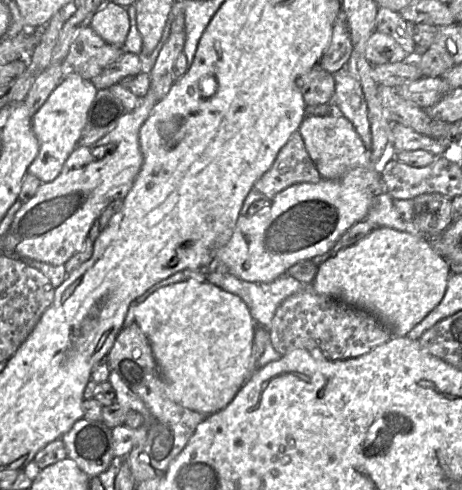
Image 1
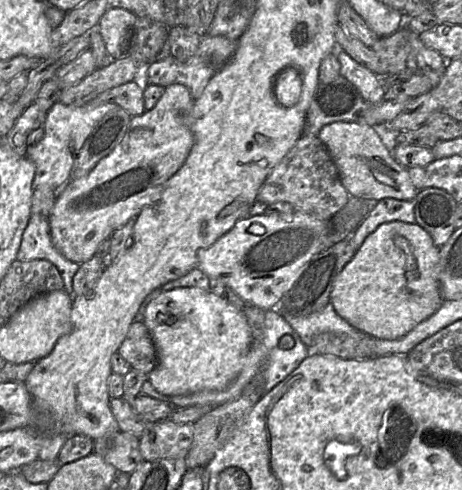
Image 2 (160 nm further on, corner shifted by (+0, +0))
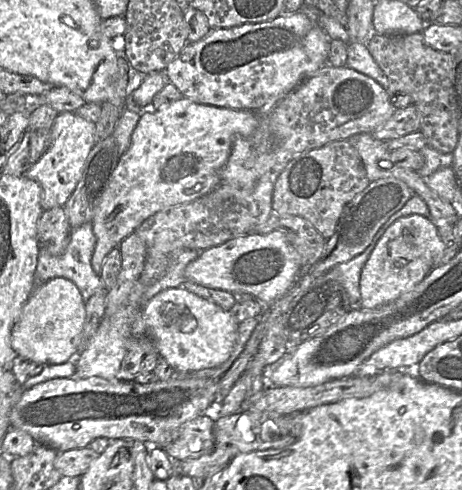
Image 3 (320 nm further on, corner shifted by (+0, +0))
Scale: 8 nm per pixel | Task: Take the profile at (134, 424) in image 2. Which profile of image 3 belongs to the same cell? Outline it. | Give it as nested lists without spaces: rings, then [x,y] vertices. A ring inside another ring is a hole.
[[[203,414],[182,424],[173,434],[173,440],[163,449],[174,464],[200,458],[215,449],[214,419]]]

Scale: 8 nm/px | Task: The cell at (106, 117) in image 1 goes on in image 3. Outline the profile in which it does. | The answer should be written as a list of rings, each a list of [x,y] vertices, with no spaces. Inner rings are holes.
[[[114,135],[95,142],[86,160],[81,179],[73,194],[63,206],[67,226],[71,230],[92,222],[99,203],[110,187],[113,173],[120,158],[120,150]]]

